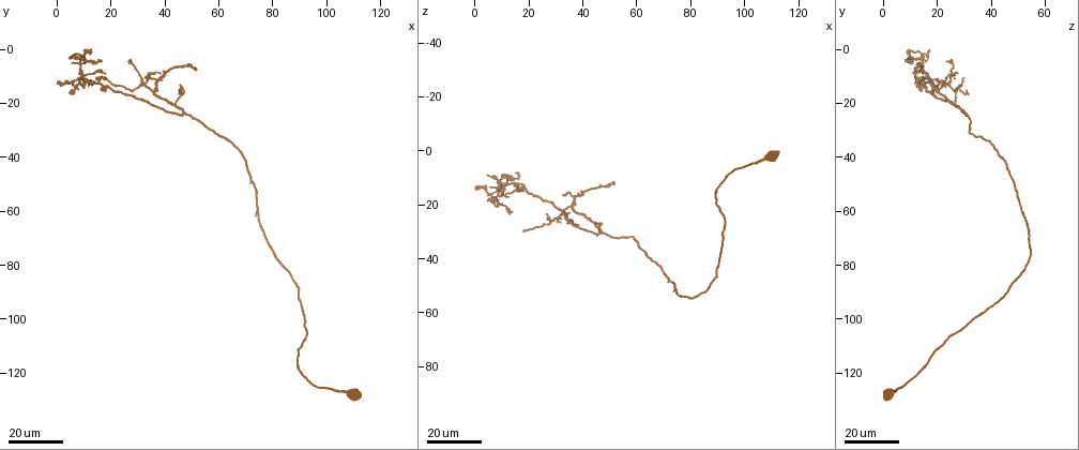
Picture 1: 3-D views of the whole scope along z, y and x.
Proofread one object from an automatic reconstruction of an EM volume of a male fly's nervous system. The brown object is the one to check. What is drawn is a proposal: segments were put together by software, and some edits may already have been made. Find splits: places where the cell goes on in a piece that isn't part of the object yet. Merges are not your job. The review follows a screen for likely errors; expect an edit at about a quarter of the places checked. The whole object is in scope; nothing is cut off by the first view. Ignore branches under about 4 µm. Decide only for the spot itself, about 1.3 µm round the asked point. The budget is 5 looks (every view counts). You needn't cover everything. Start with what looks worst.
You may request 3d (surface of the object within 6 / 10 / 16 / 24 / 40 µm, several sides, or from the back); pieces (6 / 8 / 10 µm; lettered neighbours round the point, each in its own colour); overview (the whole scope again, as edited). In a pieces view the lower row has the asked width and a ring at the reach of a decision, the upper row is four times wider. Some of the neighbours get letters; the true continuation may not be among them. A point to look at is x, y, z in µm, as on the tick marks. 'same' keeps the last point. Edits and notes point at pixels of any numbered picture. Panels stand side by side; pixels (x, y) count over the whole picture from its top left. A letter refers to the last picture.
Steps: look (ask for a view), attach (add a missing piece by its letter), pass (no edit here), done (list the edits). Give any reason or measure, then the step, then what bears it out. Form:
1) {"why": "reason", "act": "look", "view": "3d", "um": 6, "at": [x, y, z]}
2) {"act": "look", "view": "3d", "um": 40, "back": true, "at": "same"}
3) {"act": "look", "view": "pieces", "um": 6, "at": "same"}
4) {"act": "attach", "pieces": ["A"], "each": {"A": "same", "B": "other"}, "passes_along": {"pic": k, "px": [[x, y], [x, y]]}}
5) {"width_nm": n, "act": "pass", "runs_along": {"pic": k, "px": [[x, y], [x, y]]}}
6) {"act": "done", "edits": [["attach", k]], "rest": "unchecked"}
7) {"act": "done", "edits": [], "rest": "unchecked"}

{"act": "look", "view": "3d", "um": 16, "at": [5, 5, 13]}

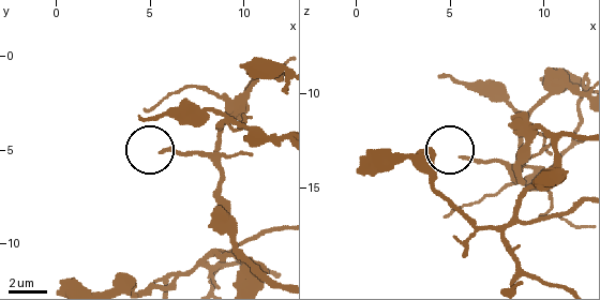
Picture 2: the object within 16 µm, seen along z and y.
{"why": "see the neighbours", "act": "look", "view": "pieces", "um": 10, "at": [5.7, 5.0, 13.5]}

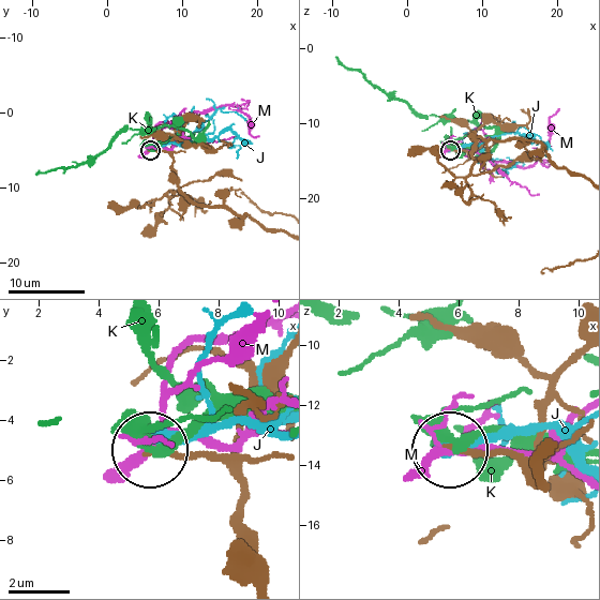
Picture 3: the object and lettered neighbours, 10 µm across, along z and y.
{"act": "pass", "each": {"J": "other", "K": "other", "M": "other"}, "runs_along": {"pic": 3, "px": [[267, 576], [236, 476], [205, 453], [154, 453]]}, "found": "no lettered piece goes on from it"}

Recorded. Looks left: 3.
{"why": "long arm stops here", "act": "look", "view": "3d", "um": 16, "at": [51, 7, 12]}

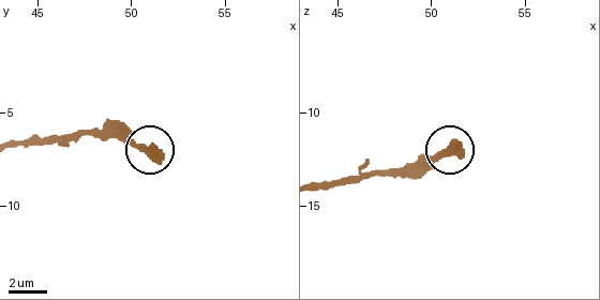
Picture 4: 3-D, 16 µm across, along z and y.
{"act": "look", "view": "pieces", "um": 10, "at": [51.6, 7.3, 12.0]}

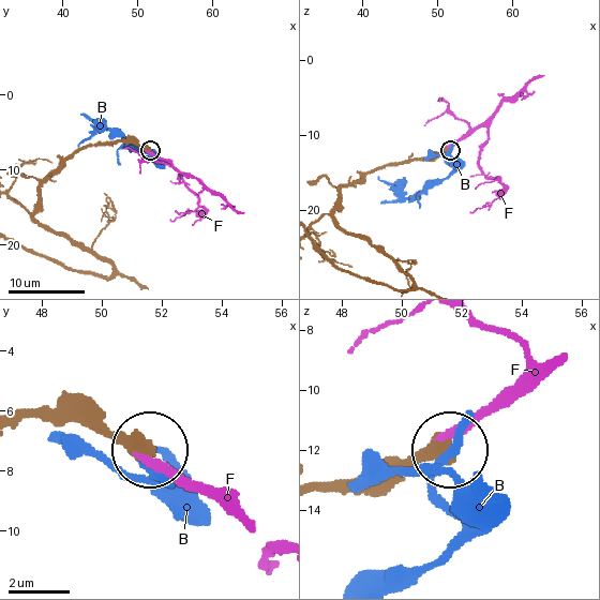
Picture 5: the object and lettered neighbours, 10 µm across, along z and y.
{"act": "attach", "pieces": ["F"], "each": {"B": "other", "F": "same"}, "found": "it goes on there"}

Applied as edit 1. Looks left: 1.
{"act": "done", "edits": [["attach", 5]], "rest": "unchecked"}

